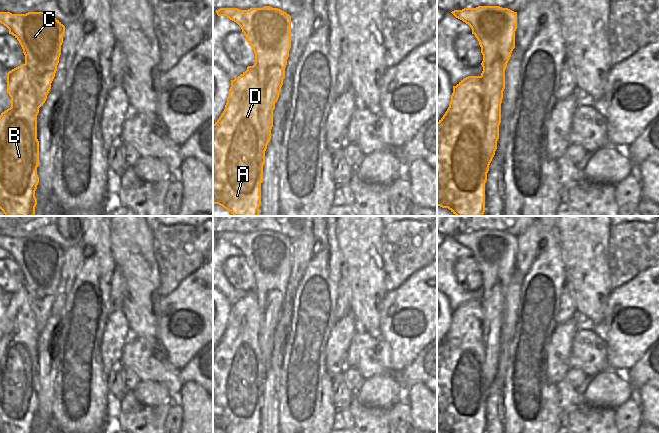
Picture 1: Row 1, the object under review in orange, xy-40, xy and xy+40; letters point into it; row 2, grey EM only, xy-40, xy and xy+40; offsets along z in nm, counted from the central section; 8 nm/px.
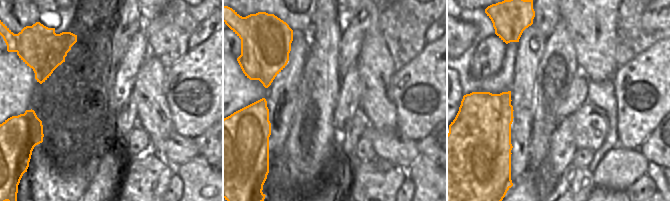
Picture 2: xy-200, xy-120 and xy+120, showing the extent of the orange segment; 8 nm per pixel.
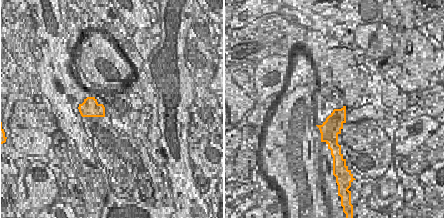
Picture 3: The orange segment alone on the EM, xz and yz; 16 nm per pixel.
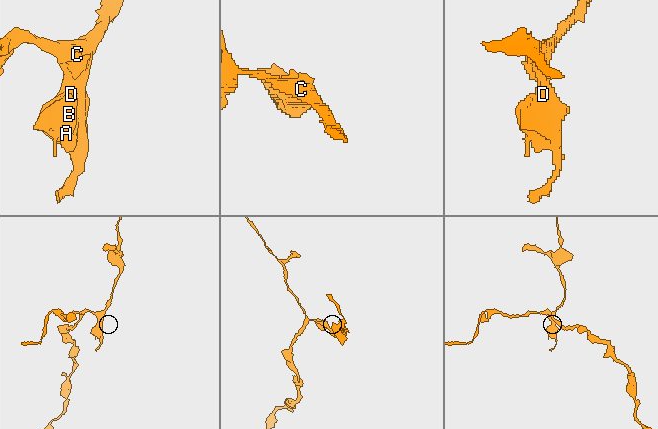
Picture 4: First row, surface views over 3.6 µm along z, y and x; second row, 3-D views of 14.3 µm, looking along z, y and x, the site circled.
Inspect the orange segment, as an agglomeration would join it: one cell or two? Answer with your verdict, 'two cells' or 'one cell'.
two cells

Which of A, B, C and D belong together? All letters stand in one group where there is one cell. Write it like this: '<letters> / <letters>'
A B D / C

